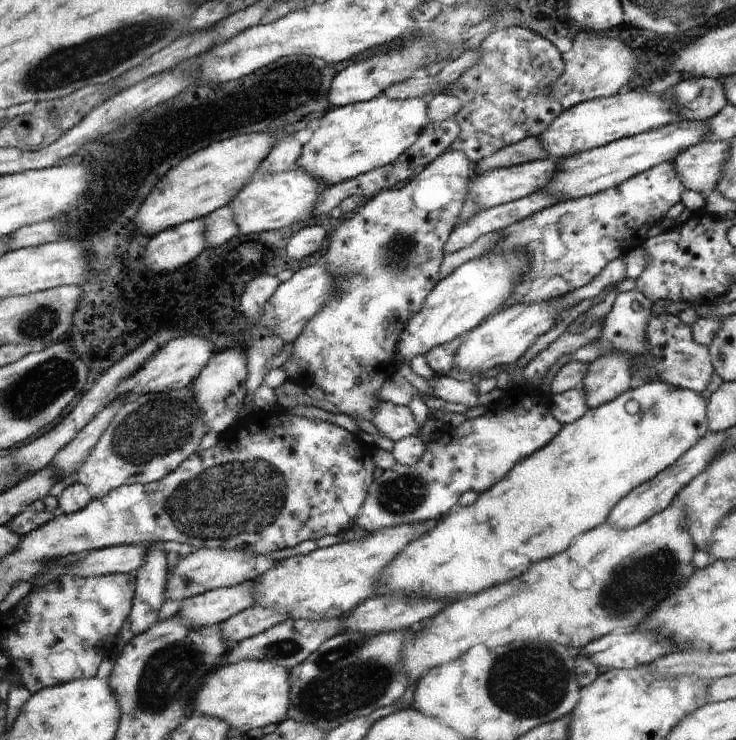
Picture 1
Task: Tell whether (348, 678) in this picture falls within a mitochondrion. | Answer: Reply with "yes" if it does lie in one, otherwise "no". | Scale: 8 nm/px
yes

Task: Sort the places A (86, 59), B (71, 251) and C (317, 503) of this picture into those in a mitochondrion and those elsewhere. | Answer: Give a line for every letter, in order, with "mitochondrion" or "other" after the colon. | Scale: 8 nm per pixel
A: mitochondrion
B: other
C: other

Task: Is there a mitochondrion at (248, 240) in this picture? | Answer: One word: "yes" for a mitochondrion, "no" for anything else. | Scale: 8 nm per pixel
no

